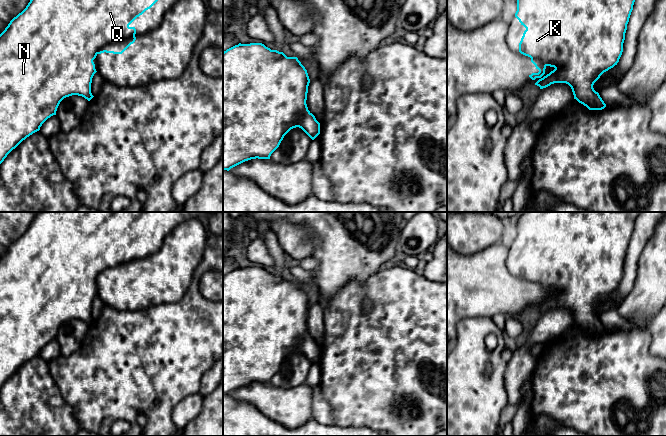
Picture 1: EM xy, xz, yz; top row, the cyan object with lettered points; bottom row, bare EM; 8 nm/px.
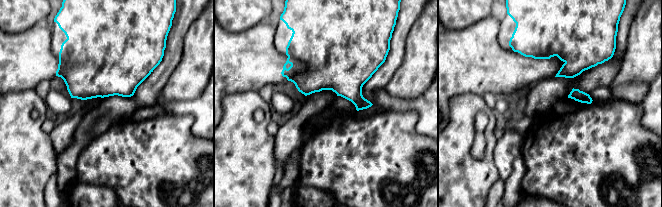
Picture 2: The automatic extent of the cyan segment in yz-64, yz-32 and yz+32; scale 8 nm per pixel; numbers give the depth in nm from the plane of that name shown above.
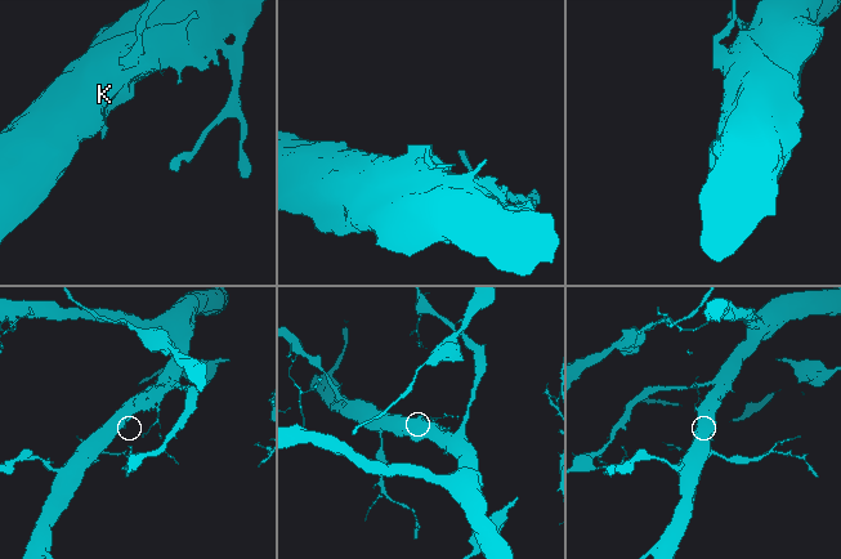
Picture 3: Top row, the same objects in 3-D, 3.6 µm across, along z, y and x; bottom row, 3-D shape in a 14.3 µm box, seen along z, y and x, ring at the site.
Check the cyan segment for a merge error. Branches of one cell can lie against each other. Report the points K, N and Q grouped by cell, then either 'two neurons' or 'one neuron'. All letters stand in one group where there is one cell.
K N Q; one neuron

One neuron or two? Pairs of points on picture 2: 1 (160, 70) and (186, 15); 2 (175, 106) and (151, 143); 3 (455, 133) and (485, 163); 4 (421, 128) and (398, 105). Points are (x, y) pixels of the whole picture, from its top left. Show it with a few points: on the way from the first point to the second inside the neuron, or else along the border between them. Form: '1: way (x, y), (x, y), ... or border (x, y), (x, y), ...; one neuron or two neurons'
1: way (172, 56), (178, 29); one neuron
2: border (167, 112), (191, 115), (194, 118); two neurons
3: way (455, 143), (475, 163); one neuron
4: way (422, 118), (422, 113), (414, 105), (408, 105); one neuron

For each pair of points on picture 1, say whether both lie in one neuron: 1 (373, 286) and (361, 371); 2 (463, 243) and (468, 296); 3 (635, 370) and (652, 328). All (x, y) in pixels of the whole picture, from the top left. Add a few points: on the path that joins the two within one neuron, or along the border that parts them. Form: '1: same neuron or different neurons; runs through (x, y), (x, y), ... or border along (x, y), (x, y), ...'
1: same neuron; runs through (379, 307), (379, 350)
2: different neurons; border along (486, 247), (472, 254), (462, 255), (457, 253)
3: different neurons; border along (641, 328), (649, 333), (650, 352), (655, 356)

